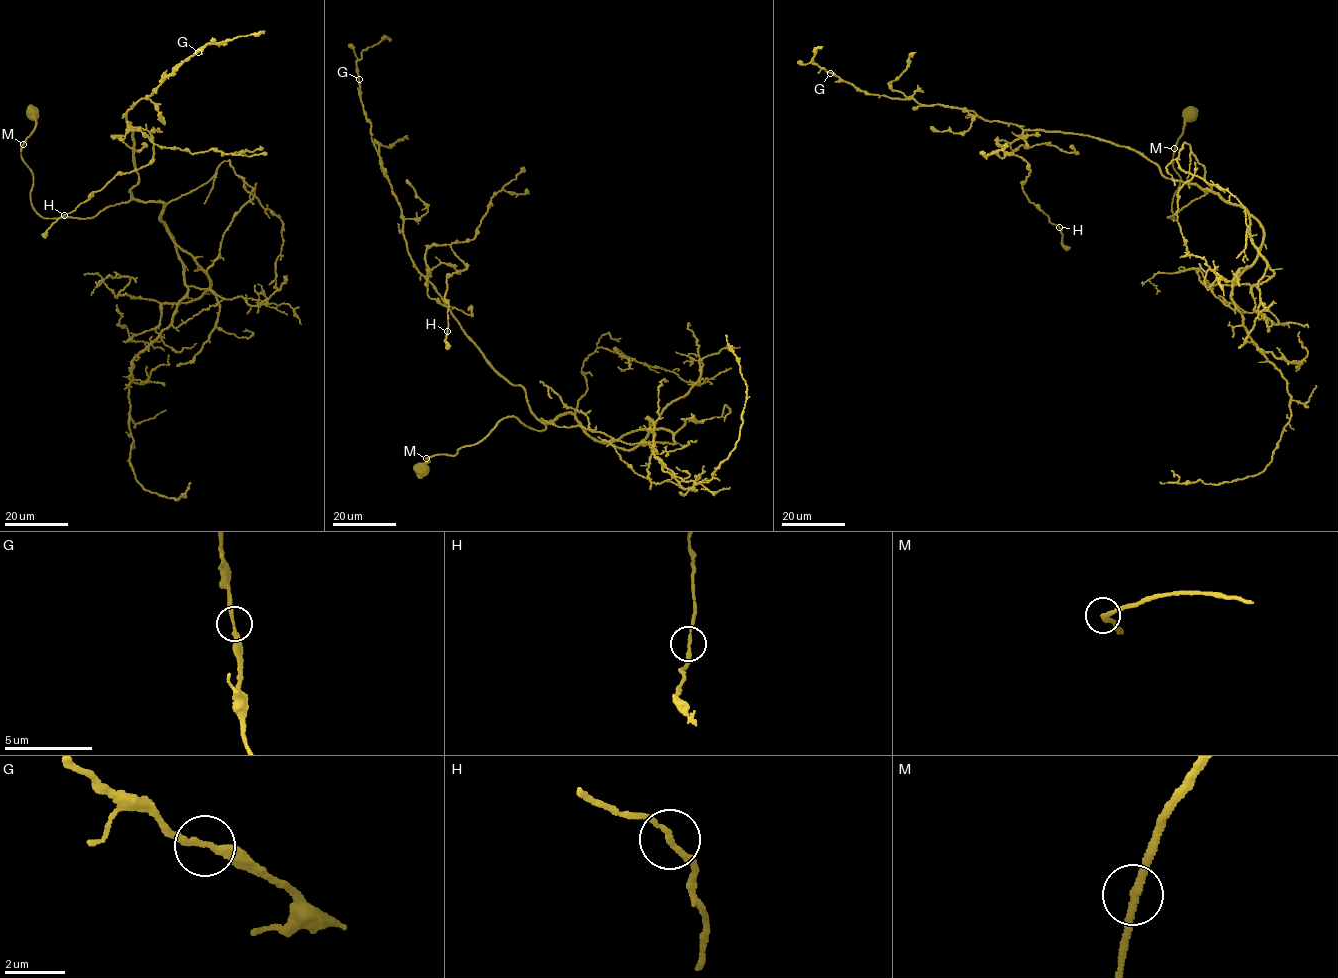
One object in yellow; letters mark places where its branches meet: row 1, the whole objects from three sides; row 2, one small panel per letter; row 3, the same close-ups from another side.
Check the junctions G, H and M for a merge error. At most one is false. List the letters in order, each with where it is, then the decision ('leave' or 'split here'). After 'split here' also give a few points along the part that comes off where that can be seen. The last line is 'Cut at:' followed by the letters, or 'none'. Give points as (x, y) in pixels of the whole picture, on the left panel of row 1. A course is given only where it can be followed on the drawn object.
G: (198, 52) | leave
H: (64, 215) | leave
M: (23, 144) | leave
Cut at: none

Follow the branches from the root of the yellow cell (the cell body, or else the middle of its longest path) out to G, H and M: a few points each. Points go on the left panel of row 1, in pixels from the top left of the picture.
G: (31, 113), (21, 157), (32, 207), (93, 218), (139, 183), (127, 111), (198, 51)
H: (31, 113), (21, 157), (44, 218), (93, 218), (133, 199), (127, 121), (154, 143), (152, 161), (63, 215)
M: (31, 113), (34, 113), (36, 126), (23, 144)

